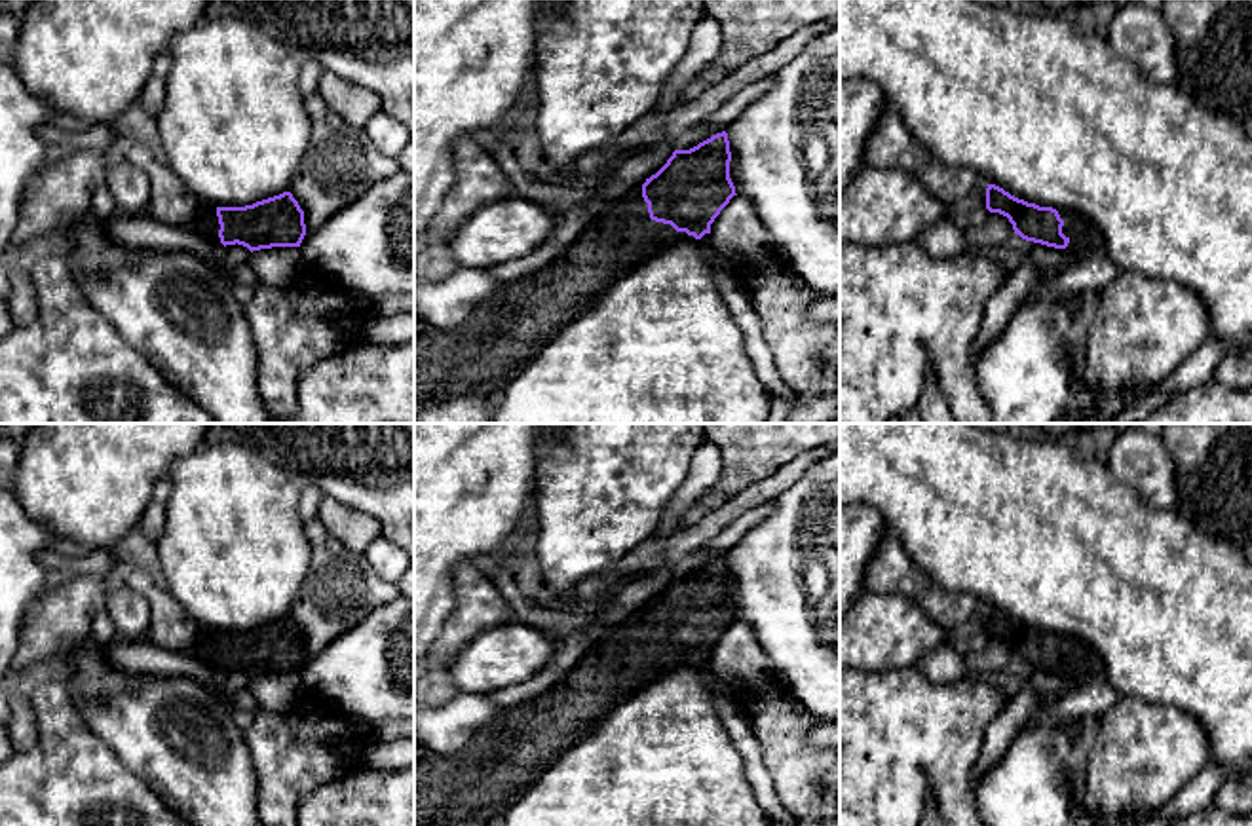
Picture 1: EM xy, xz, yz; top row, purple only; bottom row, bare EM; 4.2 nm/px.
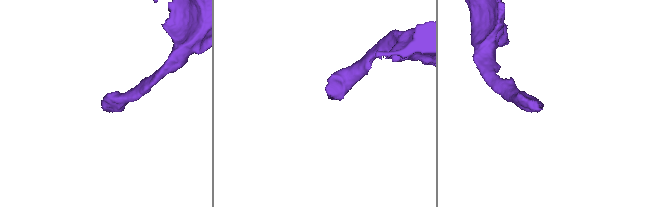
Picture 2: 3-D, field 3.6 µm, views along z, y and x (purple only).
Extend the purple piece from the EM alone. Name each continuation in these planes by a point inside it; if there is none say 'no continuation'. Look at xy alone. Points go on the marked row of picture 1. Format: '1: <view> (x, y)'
1: xy (206, 223)

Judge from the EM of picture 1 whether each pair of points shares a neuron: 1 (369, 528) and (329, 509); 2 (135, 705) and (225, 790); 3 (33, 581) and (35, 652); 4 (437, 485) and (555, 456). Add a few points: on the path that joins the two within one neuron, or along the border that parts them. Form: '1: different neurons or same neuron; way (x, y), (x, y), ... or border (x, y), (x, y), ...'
1: same neuron; way (360, 528), (352, 528), (339, 519)
2: same neuron; way (152, 730), (173, 756), (200, 771)
3: different neurons; border (52, 581), (31, 604), (19, 631)
4: different neurons; border (540, 443), (538, 492), (532, 504)

